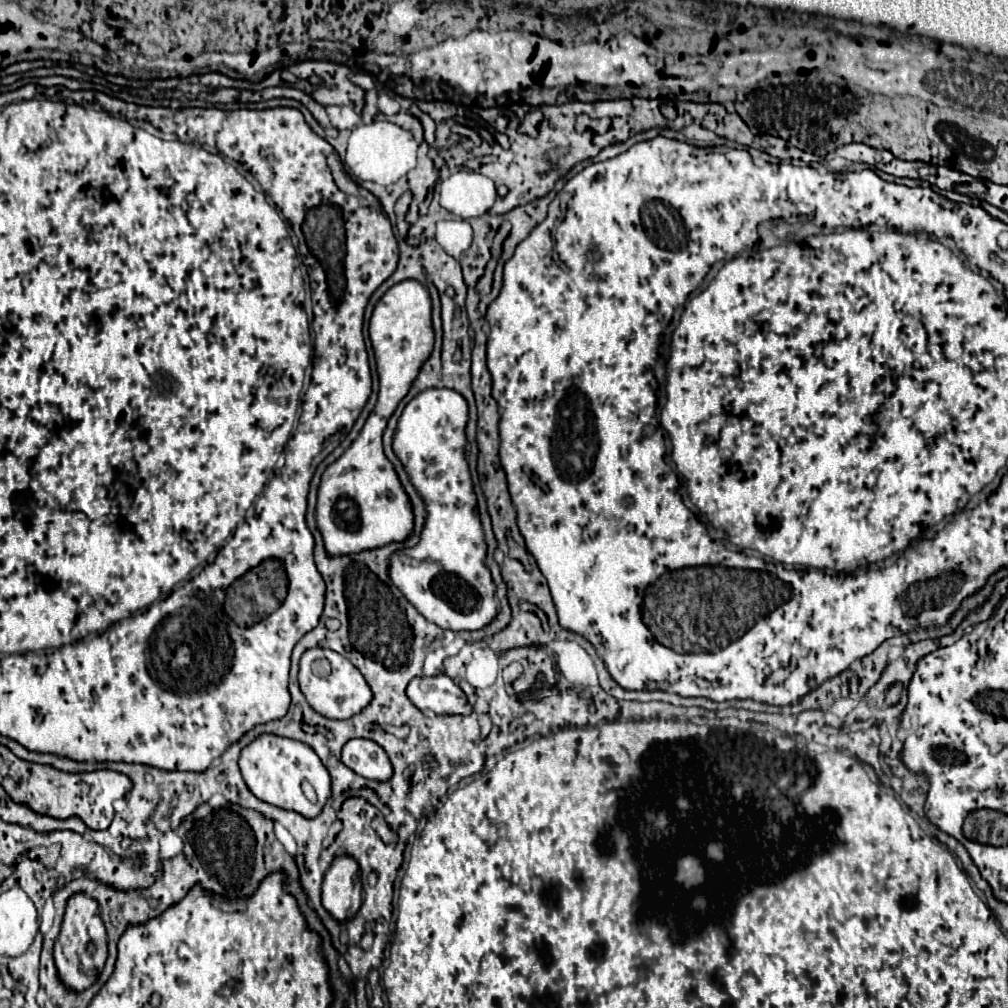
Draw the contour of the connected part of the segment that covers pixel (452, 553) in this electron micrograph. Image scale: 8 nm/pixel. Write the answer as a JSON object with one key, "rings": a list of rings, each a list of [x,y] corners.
{"rings":[[[426,389],[410,399],[398,419],[392,449],[426,507],[420,541],[388,559],[388,575],[402,595],[442,629],[462,631],[488,625],[496,613],[494,585],[486,567],[486,543],[476,511],[468,463],[464,459],[464,427],[468,405],[452,389]]]}

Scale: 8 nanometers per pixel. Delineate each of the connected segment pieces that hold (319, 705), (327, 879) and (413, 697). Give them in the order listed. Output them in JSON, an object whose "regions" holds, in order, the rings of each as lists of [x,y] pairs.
{"regions":[[[[312,647],[304,651],[300,659],[298,685],[310,707],[328,719],[348,719],[360,713],[372,701],[372,691],[362,673],[344,655],[332,649]]],[[[336,855],[324,875],[322,905],[338,921],[352,919],[362,905],[362,879],[358,861],[350,855]]],[[[434,675],[434,677],[414,677],[408,687],[406,687],[406,695],[408,699],[422,711],[434,711],[436,715],[468,715],[470,713],[470,705],[466,701],[464,691],[446,675]]]]}

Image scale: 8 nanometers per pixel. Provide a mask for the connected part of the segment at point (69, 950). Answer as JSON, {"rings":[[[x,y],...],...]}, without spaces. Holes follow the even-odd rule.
{"rings":[[[74,893],[66,903],[62,929],[54,943],[54,959],[56,959],[56,967],[58,967],[58,975],[60,975],[62,983],[74,991],[84,991],[86,987],[90,987],[96,981],[96,977],[104,969],[106,955],[108,955],[106,929],[100,919],[98,903],[92,897],[88,897],[86,893]],[[90,945],[94,947],[94,953],[88,951]]]}

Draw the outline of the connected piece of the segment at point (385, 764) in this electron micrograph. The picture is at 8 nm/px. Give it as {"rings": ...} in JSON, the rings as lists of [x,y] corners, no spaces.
{"rings":[[[350,739],[342,747],[342,763],[350,767],[354,773],[372,779],[372,781],[388,781],[392,777],[392,765],[386,751],[374,743],[372,739]]]}

